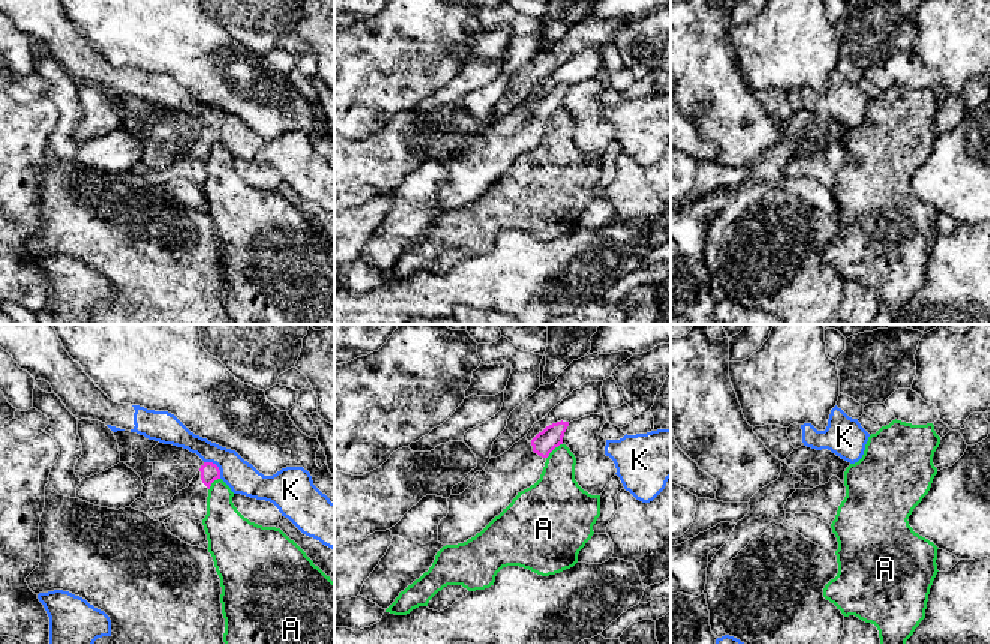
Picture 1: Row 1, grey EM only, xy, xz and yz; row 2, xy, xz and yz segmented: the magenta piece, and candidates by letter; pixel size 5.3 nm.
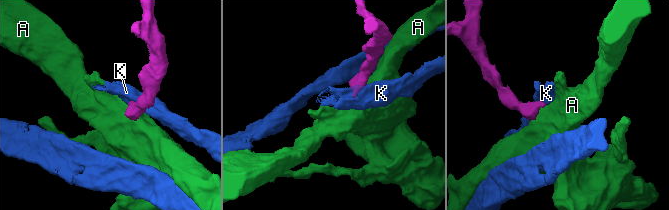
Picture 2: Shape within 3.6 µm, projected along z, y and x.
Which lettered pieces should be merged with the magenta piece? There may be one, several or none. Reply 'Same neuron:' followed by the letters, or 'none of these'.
Same neuron: none of these

